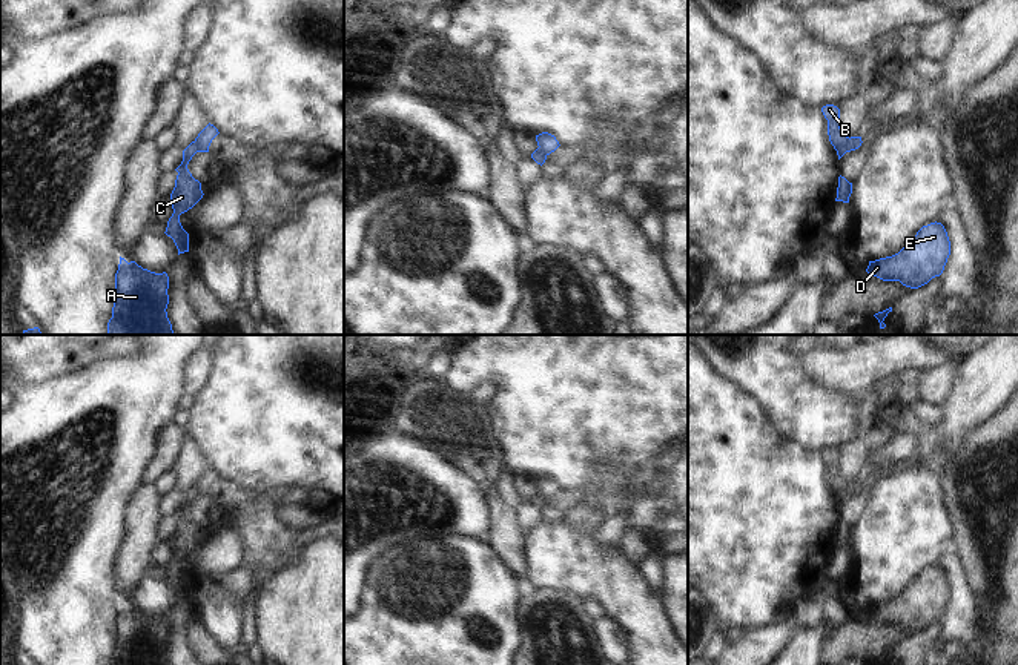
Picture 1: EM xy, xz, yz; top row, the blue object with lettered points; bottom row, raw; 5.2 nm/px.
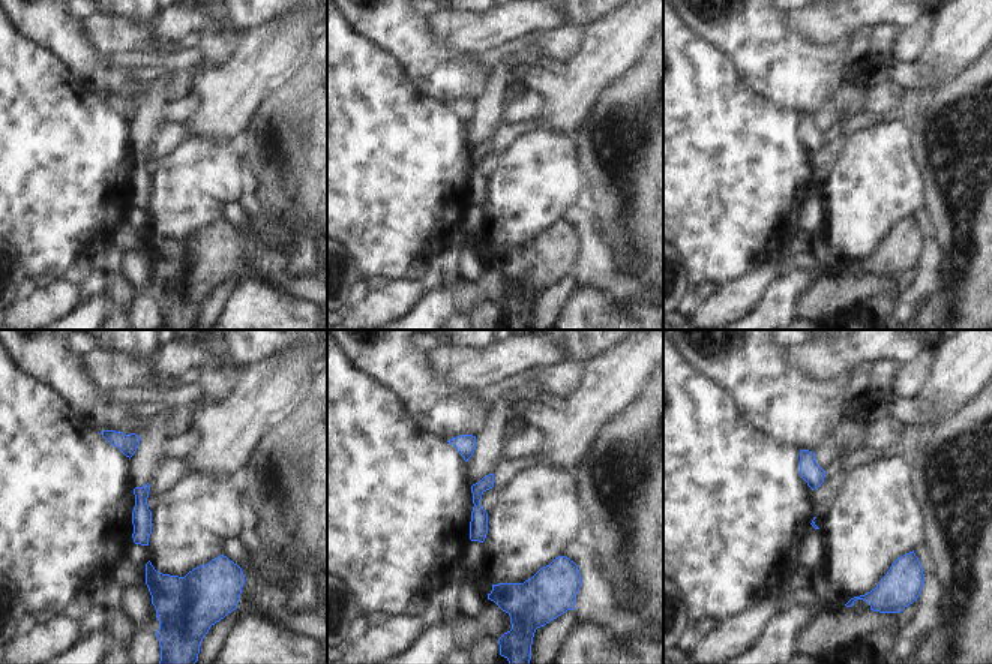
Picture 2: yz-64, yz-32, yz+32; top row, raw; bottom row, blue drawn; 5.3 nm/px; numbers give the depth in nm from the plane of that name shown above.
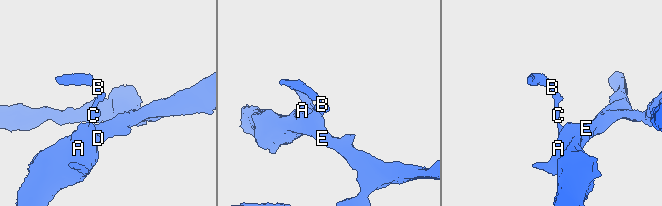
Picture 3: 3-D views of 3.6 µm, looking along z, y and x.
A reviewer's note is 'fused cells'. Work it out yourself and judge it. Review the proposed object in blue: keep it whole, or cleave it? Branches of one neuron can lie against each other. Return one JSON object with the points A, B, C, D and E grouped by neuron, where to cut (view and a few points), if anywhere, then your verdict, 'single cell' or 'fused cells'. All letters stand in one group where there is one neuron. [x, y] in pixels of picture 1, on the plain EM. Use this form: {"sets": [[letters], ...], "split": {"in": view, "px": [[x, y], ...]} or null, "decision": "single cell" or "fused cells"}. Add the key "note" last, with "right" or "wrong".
{"sets": [["A", "C", "D", "E"], ["B"]], "split": {"in": "yz", "px": [[849, 483], [837, 495]]}, "decision": "fused cells", "note": "right"}

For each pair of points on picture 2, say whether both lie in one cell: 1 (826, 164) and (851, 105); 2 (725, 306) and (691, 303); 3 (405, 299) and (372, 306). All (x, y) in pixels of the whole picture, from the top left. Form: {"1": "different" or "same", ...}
{"1": "different", "2": "different", "3": "same"}

